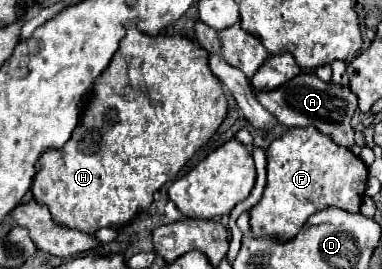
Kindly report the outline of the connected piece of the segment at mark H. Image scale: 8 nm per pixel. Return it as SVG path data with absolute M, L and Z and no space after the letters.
M130 29L110 65L94 81L92 97L66 147L46 149L40 155L32 195L48 207L56 223L78 231L96 233L102 227L126 225L150 207L154 193L166 181L172 181L188 159L210 141L224 117L226 97L218 77L208 67L206 49L182 35L146 35Z

